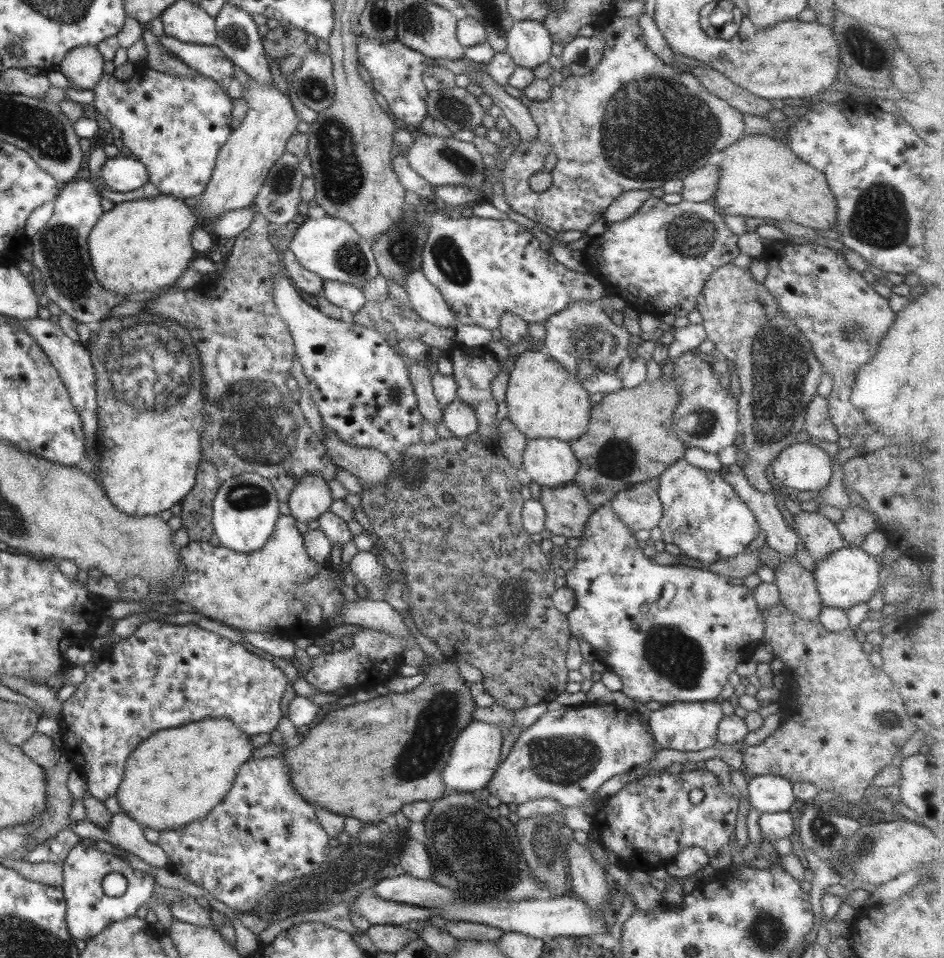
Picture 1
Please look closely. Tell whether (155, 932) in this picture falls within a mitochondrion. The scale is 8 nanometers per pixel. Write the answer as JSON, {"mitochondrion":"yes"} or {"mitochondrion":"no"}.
{"mitochondrion":"no"}

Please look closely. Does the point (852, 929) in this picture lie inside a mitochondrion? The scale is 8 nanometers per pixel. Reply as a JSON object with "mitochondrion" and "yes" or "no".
{"mitochondrion":"no"}

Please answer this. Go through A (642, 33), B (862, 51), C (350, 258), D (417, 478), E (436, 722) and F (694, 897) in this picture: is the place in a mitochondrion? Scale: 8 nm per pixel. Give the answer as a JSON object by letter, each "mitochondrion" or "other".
{"A":"other","B":"mitochondrion","C":"mitochondrion","D":"other","E":"mitochondrion","F":"other"}

